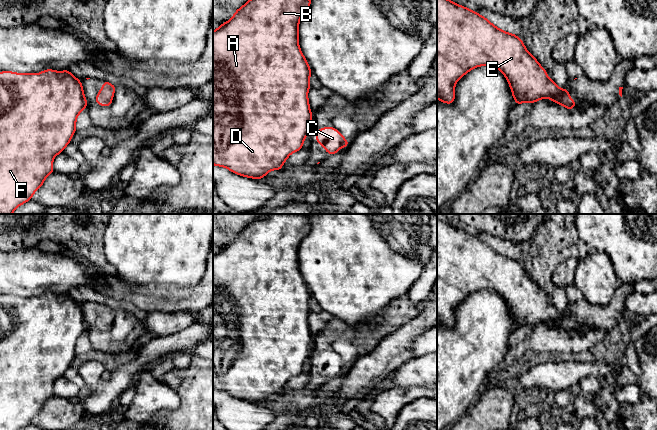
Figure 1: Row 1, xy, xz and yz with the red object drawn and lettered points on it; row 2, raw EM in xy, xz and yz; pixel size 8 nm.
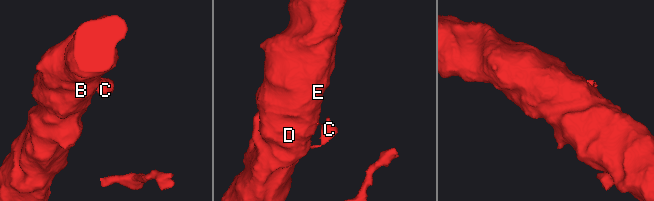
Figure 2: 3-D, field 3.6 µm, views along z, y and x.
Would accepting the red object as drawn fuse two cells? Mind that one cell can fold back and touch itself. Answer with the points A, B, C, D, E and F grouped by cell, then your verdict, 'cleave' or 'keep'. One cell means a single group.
A B D E F / C; cleave

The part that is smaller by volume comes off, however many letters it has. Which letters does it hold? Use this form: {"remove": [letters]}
{"remove": ["C"]}

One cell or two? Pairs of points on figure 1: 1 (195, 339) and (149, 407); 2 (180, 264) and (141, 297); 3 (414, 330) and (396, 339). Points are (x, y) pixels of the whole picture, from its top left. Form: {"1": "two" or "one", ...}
{"1": "two", "2": "two", "3": "one"}

